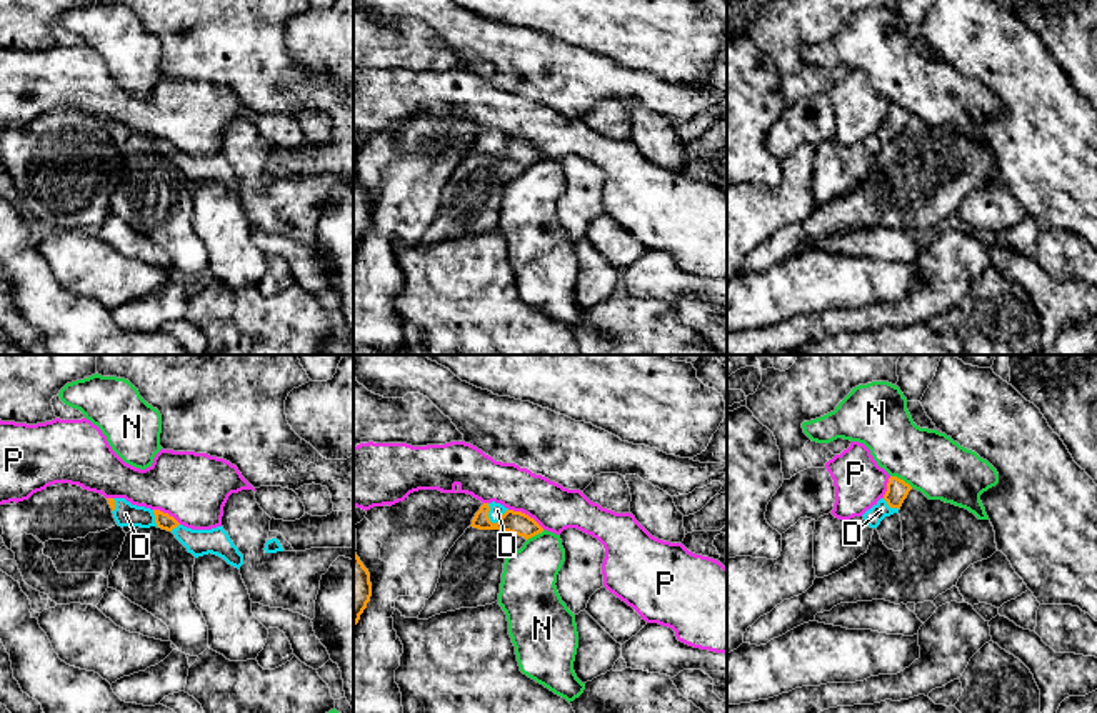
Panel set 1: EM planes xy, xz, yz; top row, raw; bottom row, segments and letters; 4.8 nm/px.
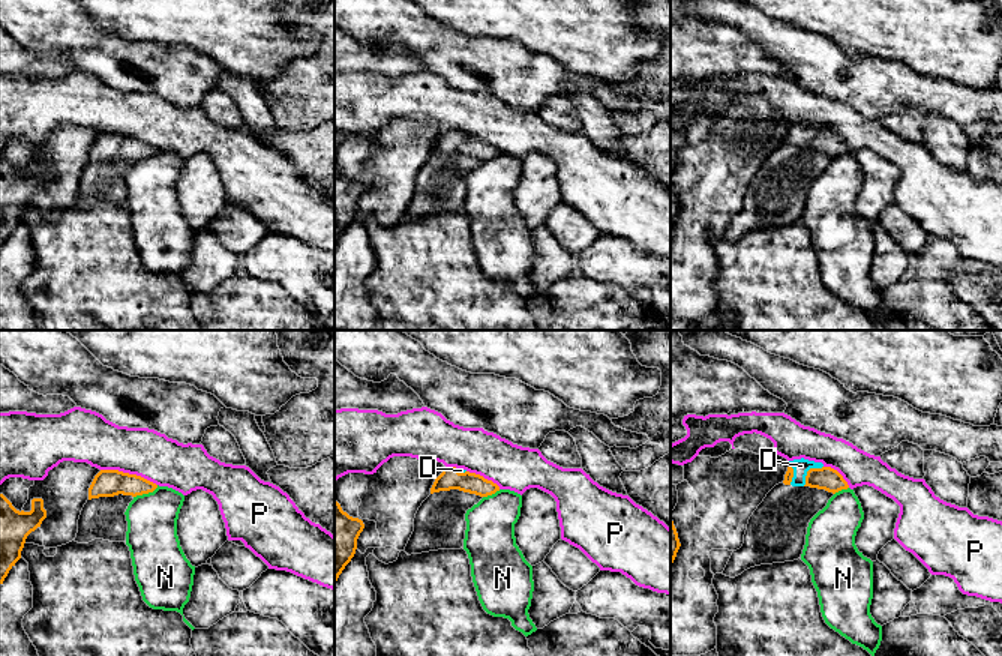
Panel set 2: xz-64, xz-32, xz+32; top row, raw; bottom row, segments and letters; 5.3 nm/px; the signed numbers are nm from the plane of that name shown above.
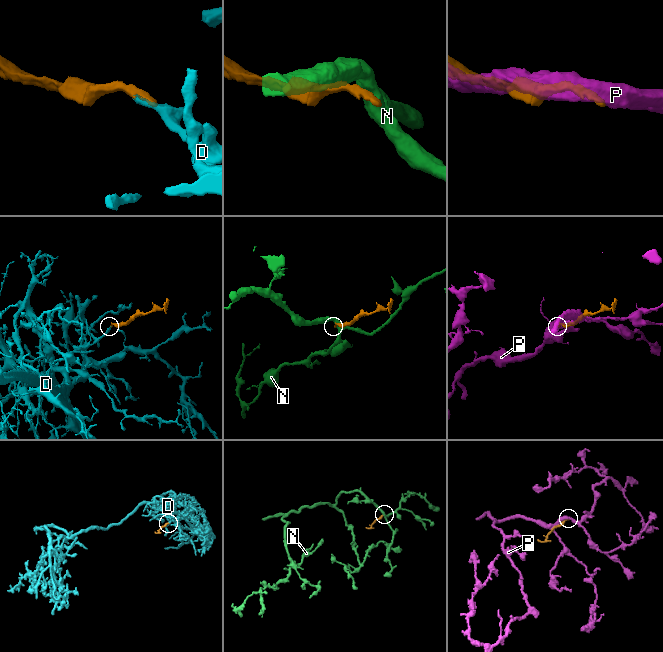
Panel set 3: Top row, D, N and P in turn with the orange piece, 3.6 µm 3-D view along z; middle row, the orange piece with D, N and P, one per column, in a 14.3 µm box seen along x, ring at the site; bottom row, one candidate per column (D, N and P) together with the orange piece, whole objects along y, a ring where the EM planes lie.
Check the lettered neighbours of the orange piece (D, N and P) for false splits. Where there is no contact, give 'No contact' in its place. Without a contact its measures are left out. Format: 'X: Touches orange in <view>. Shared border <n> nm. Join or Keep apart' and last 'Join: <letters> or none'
D: Touches orange in xz. Shared border 110 nm. Join
N: Touches orange in yz. Shared border 130 nm. Keep apart
P: Touches orange in xz. Shared border 200 nm. Keep apart
Join: D

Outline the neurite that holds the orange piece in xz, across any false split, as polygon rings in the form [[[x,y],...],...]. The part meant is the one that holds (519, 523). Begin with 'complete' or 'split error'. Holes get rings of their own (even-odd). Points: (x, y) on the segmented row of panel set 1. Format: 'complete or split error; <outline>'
split error; [[[495,501],[483,503],[475,513],[470,526],[478,530],[508,531],[523,536],[525,540],[543,531],[543,528],[528,515],[508,510]]]

